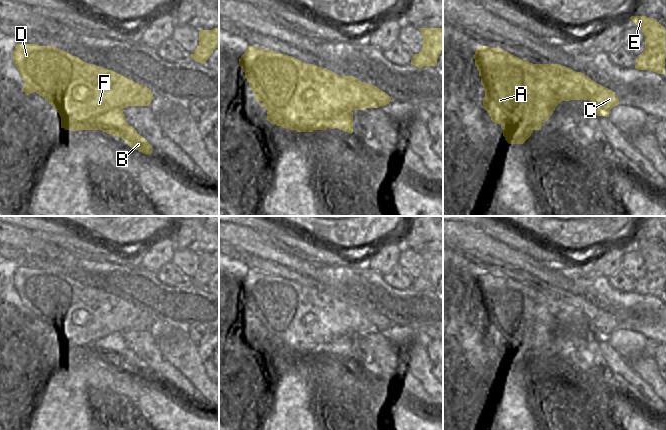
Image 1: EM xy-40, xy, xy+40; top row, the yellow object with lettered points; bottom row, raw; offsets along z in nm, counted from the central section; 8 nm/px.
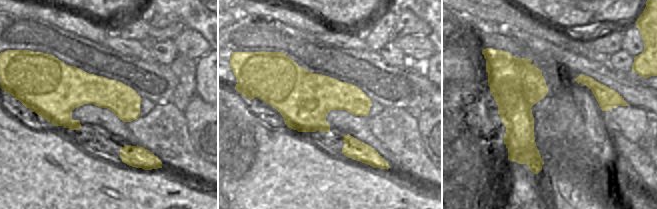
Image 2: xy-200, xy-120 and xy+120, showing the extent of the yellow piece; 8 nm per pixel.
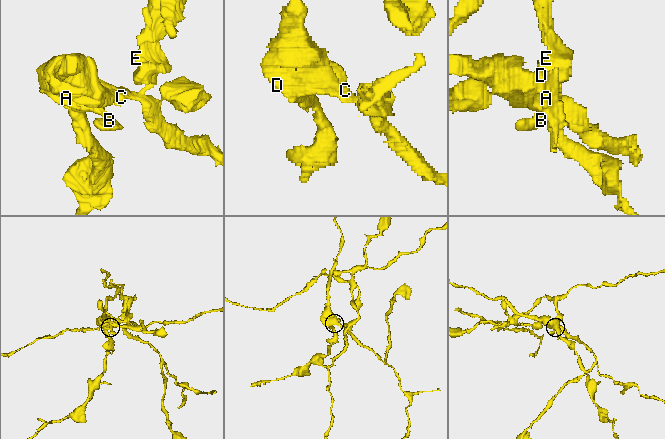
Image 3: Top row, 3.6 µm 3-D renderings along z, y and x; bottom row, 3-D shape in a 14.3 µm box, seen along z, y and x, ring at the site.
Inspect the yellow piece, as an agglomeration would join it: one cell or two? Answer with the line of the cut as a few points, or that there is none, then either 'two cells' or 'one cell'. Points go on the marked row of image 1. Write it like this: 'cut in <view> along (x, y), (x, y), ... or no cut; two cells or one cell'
cut in xy along (358, 81), (357, 83), (360, 87), (378, 106); two cells

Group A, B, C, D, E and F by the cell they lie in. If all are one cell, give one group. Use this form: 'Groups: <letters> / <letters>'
Groups: A B D F / C E

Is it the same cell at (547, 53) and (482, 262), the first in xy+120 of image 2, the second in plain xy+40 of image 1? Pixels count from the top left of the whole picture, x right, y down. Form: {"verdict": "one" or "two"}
{"verdict": "two"}

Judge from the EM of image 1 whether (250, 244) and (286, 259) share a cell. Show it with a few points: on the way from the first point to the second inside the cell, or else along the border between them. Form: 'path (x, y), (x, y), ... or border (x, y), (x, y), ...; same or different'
path (259, 247), (277, 255); same

